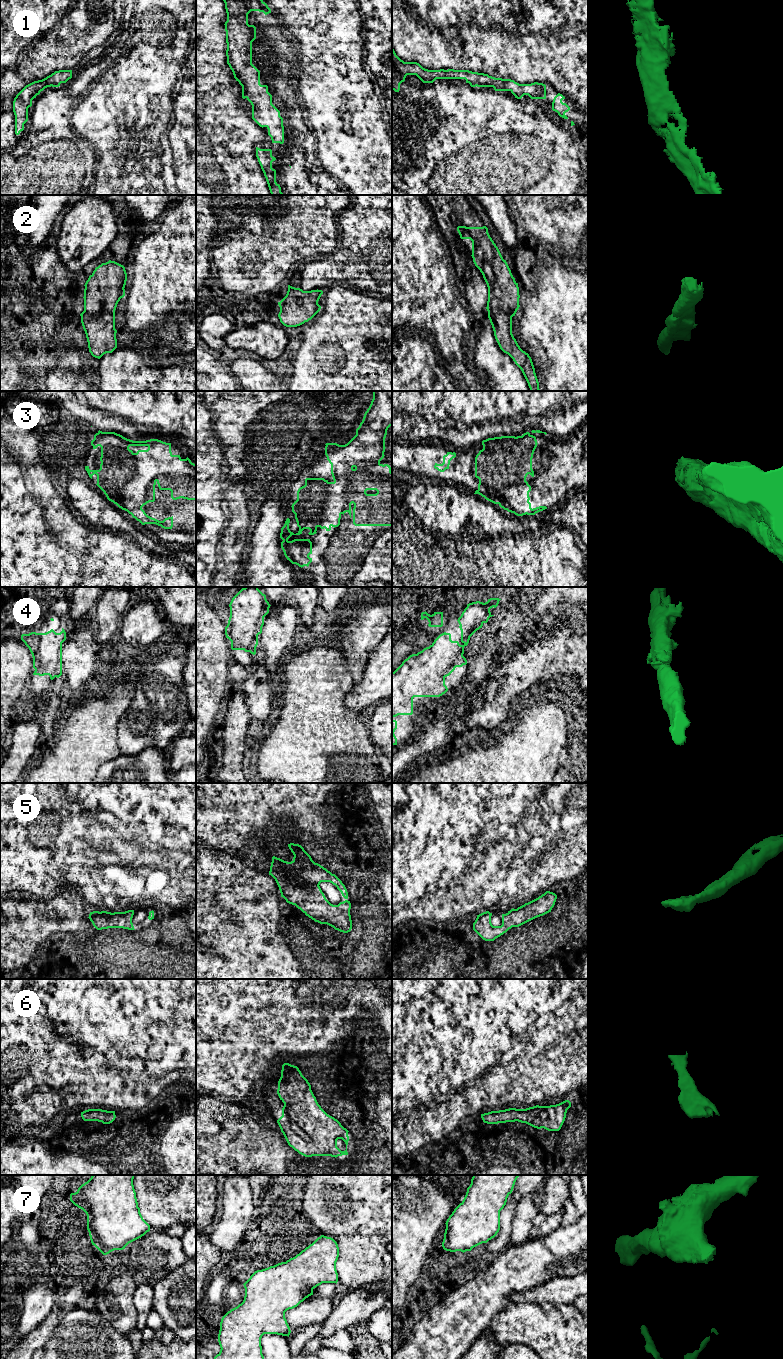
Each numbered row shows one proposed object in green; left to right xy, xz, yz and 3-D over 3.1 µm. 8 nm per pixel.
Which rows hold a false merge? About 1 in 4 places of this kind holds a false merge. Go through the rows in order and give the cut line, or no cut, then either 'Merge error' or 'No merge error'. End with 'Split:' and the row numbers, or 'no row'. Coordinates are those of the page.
1: No split. No merge error
2: No split. No merge error
3: No split. No merge error
4: No split. No merge error
5: No split. No merge error
6: No split. No merge error
7: No split. No merge error
Split: no row

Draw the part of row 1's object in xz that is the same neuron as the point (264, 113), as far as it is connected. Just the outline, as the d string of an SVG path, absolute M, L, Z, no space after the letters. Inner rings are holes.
M223 0L227 13L225 22L227 64L242 86L242 98L252 105L252 119L268 129L272 143L284 143L283 118L272 104L267 85L260 84L260 71L252 64L252 42L256 27L248 24L251 11L271 13L263 0Z

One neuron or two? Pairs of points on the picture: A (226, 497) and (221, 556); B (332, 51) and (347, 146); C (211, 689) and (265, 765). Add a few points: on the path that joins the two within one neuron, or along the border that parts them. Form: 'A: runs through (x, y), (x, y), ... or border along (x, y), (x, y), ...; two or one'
A: runs through (225, 512), (225, 536), (221, 541); one
B: runs through (332, 75), (338, 122); one
C: border along (228, 704), (226, 707); two

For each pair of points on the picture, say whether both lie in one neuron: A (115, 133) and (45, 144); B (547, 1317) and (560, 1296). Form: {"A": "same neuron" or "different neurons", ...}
{"A": "different neurons", "B": "different neurons"}

